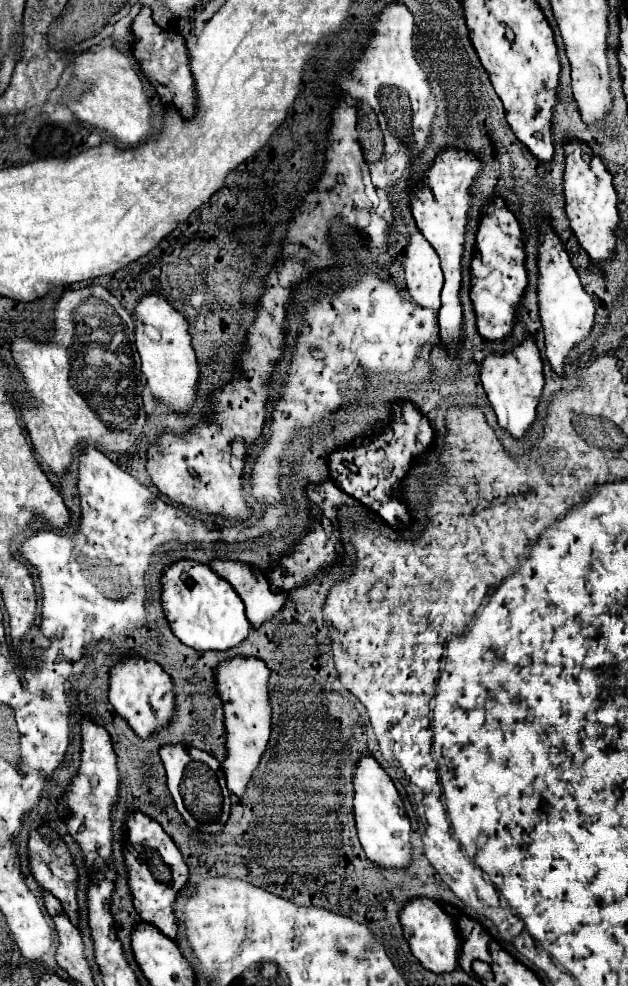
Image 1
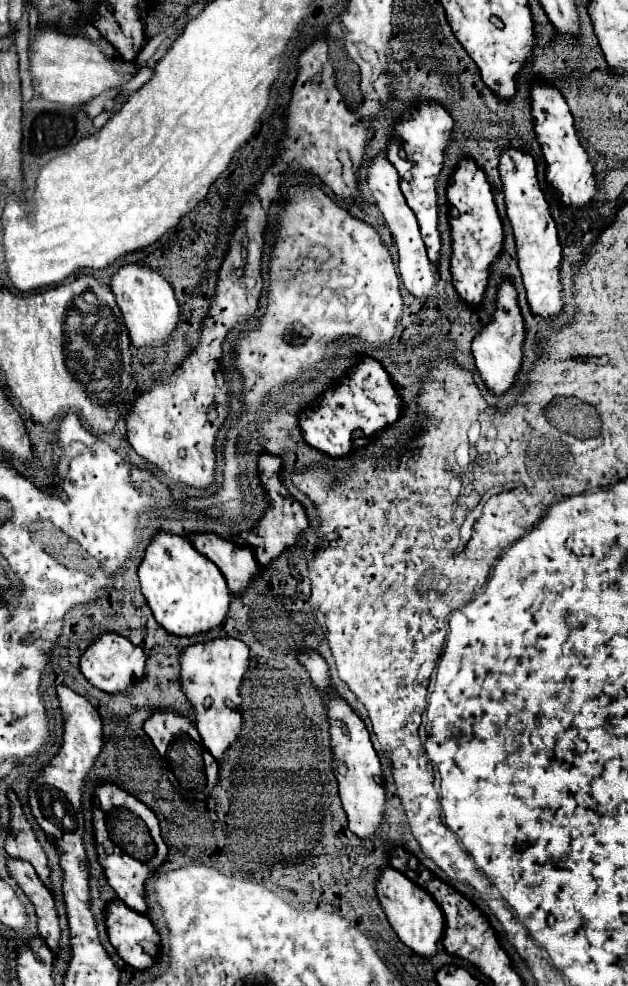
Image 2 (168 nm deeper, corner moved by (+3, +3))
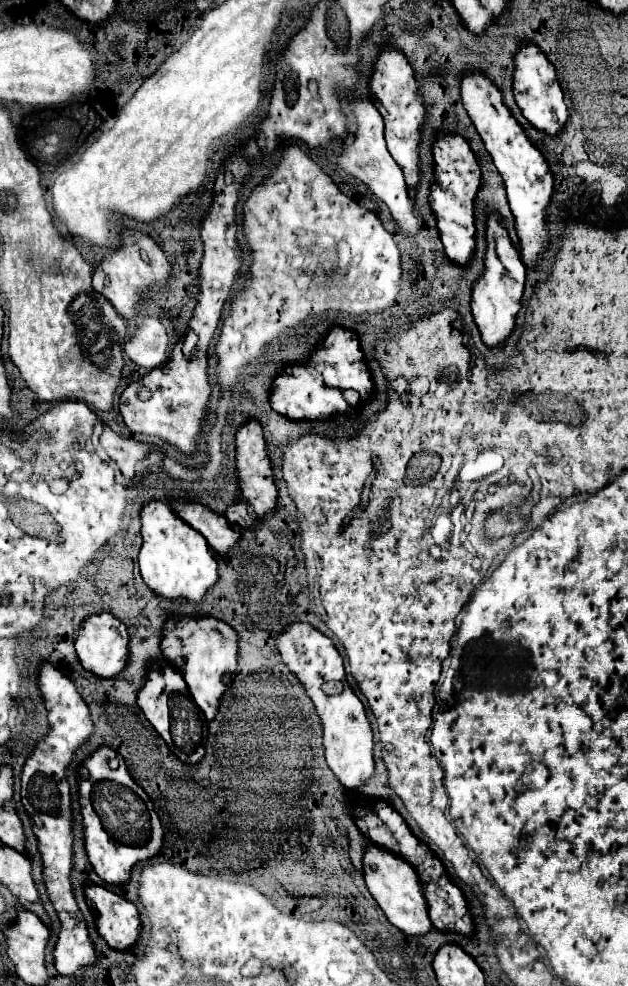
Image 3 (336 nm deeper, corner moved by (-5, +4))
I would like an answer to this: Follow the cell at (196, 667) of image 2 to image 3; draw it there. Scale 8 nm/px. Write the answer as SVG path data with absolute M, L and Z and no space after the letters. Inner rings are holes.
M177 618L165 624L165 640L163 642L163 656L169 664L179 668L183 680L187 682L189 694L195 704L203 710L207 722L217 716L219 700L223 692L233 682L237 674L237 656L239 656L239 636L237 632L215 618Z

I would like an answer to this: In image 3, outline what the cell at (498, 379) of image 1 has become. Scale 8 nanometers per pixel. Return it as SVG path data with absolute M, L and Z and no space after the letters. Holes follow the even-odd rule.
M489 220L485 272L483 272L481 280L473 286L473 298L471 298L473 320L481 332L485 346L489 346L489 348L505 346L507 338L511 336L511 332L515 328L515 318L521 310L523 284L525 284L525 266L519 260L519 252L511 244L505 228L501 228L501 224L497 224L497 220Z

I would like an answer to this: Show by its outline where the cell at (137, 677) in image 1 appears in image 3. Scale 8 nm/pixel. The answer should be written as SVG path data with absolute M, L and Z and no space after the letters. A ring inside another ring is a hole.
M111 614L89 616L83 622L81 632L75 640L75 650L77 650L79 660L85 666L85 670L93 672L99 678L115 678L127 668L127 662L129 662L129 632L127 632L125 624L121 624Z

